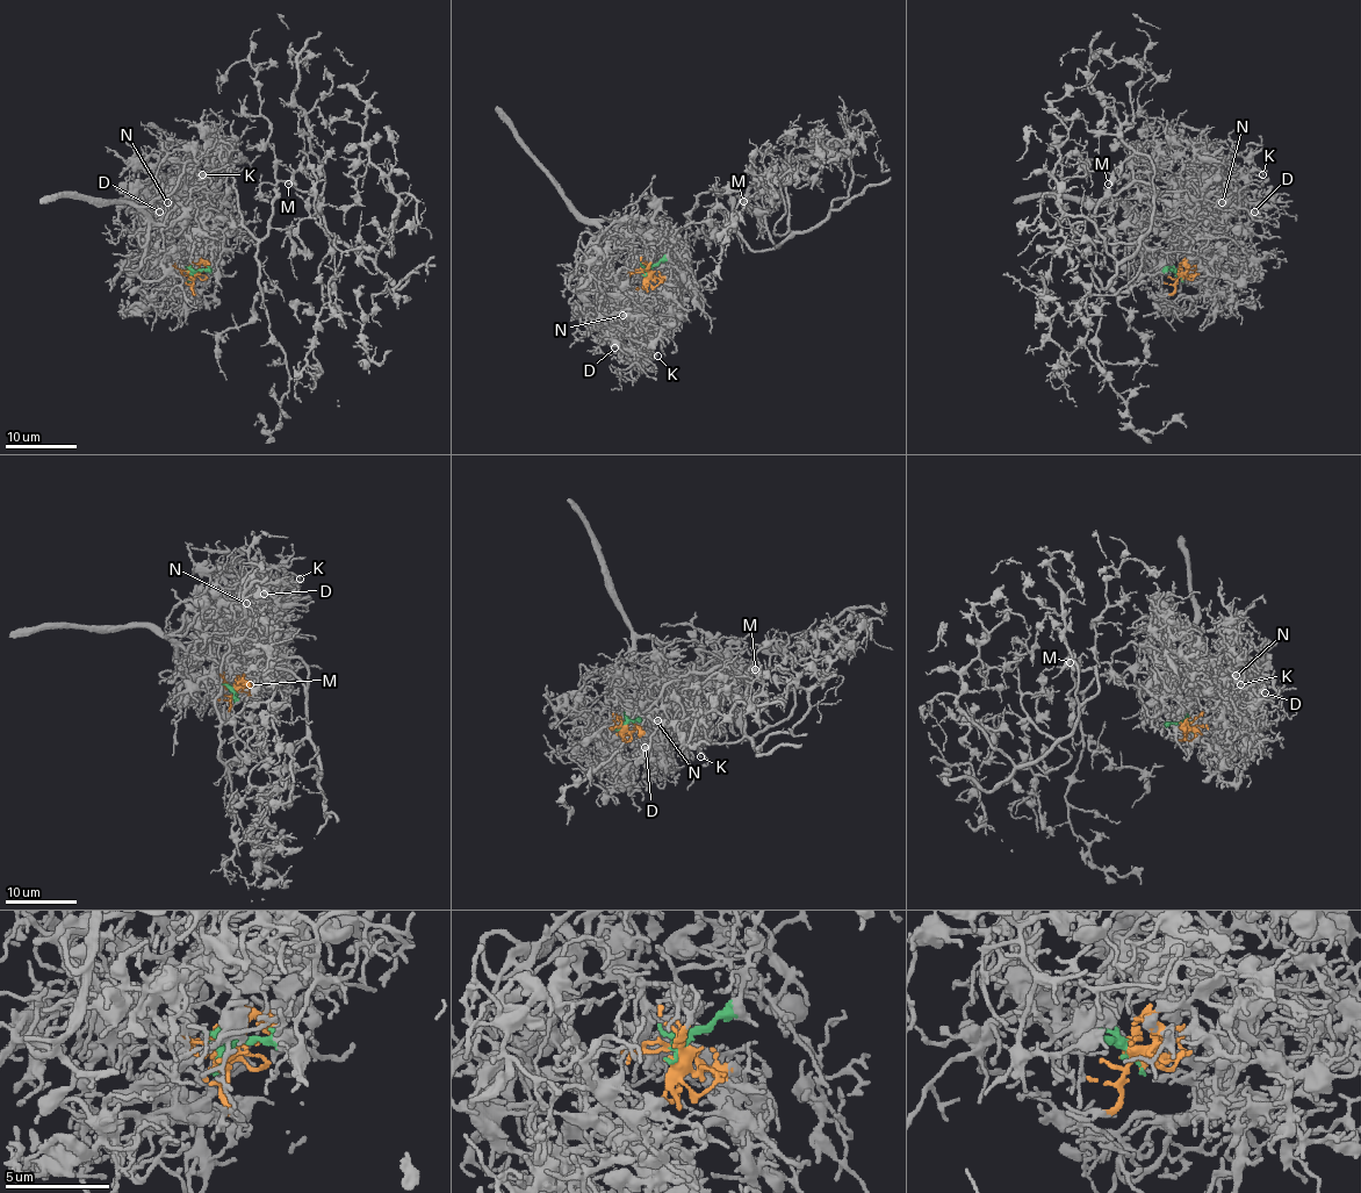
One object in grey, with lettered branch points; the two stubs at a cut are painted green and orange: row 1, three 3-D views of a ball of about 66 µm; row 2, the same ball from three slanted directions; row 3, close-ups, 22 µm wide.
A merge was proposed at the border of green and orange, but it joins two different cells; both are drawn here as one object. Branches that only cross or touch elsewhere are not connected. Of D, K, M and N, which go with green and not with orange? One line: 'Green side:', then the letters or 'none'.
Green side: M

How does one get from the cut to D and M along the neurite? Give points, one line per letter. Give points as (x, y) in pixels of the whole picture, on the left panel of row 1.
D: (192, 274), (185, 270), (172, 277), (141, 239), (158, 206), (156, 214), (159, 210)
M: (192, 274), (215, 274), (227, 228), (266, 236), (280, 180), (319, 194), (323, 165), (310, 152), (287, 184)

